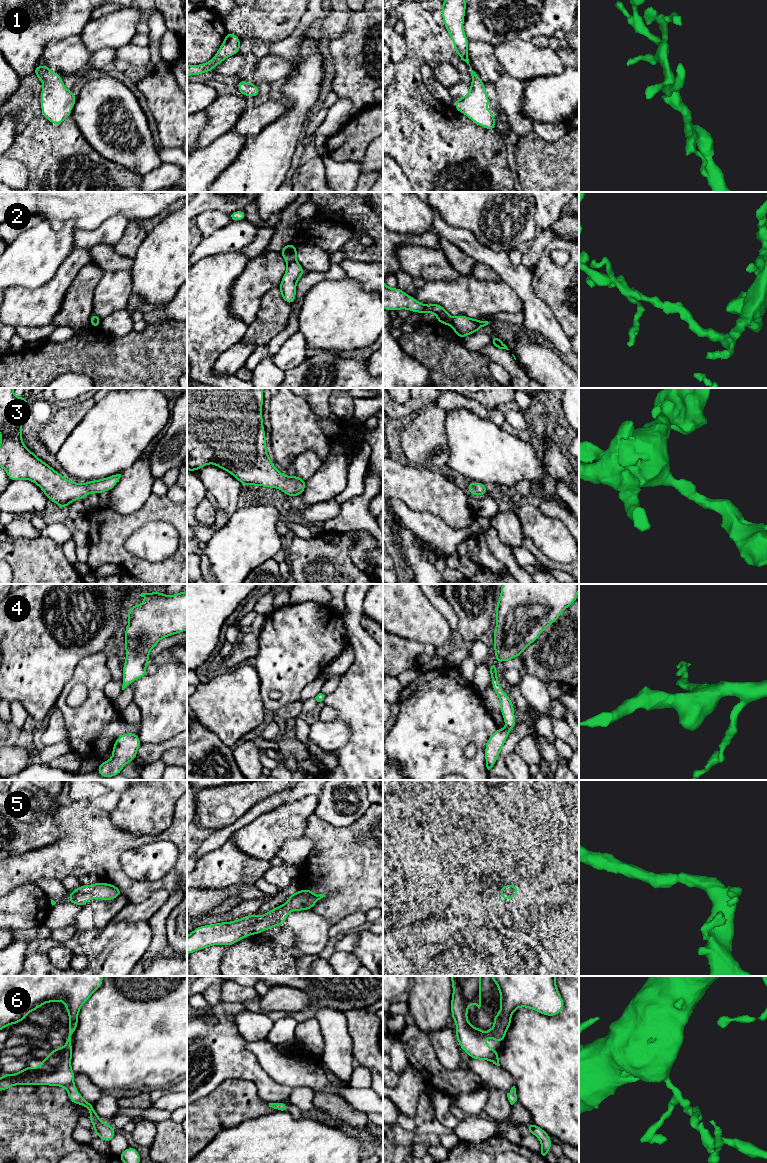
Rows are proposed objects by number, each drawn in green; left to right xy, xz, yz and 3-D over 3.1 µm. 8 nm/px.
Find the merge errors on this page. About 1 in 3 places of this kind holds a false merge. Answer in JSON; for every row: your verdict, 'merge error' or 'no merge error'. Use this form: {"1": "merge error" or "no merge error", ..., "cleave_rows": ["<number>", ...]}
{"1": "no merge error", "2": "merge error", "3": "no merge error", "4": "no merge error", "5": "no merge error", "6": "no merge error", "cleave_rows": ["2"]}

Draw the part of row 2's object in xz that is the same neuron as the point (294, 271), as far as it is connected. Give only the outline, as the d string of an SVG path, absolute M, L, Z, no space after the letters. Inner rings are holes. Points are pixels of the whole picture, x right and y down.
M297 261L287 265L286 272L279 286L281 297L286 303L292 305L295 302L296 284L303 274L304 268Z

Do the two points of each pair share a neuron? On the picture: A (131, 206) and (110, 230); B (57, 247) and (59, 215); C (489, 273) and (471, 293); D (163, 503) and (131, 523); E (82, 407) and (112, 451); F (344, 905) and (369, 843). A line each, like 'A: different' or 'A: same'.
A: different
B: different
C: different
D: same
E: different
F: same

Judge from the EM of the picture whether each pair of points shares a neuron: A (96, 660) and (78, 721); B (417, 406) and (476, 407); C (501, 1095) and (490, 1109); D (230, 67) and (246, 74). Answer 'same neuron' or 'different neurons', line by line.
A: same neuron
B: different neurons
C: same neuron
D: different neurons

